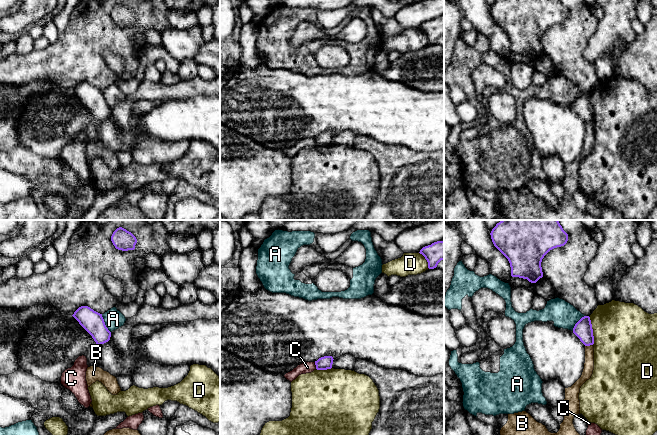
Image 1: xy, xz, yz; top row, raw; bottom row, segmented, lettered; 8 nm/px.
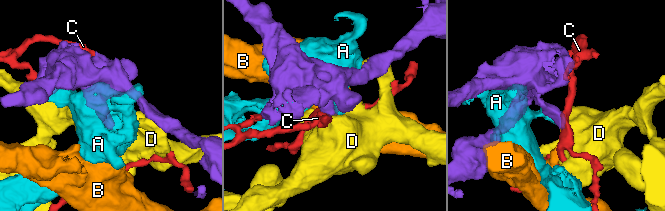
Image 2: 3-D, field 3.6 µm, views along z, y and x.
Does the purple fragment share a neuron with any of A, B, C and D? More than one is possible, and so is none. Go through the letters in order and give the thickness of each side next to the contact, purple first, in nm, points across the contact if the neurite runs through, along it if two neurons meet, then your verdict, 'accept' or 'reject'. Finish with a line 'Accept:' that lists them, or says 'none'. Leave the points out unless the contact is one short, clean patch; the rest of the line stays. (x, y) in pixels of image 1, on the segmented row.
A: 170/150 nm | reject
B: 150/80 nm | along yz (592, 344), (585, 346) | reject
C: 110/90 nm | reject
D: 150/480 nm | reject
Accept: none

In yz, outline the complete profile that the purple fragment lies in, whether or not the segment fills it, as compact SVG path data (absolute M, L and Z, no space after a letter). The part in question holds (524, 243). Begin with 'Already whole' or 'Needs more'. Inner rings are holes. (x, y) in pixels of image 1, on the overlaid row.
Already whole. M501 220L490 235L494 246L508 259L511 276L527 279L531 283L543 277L541 262L544 256L568 241L568 234L558 220Z

